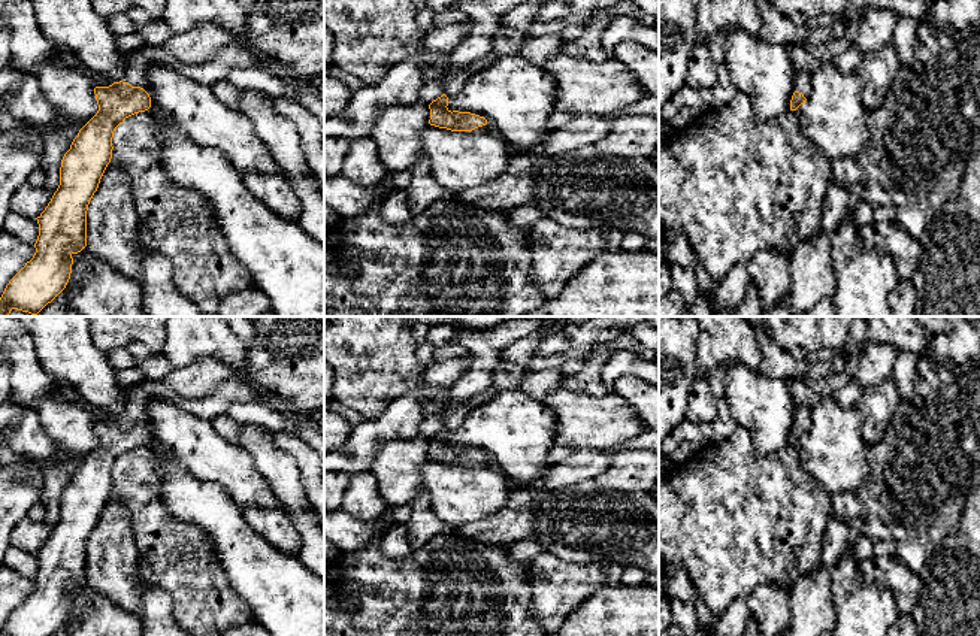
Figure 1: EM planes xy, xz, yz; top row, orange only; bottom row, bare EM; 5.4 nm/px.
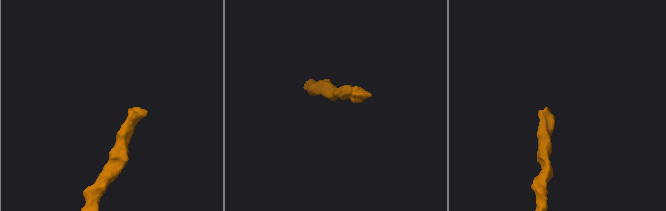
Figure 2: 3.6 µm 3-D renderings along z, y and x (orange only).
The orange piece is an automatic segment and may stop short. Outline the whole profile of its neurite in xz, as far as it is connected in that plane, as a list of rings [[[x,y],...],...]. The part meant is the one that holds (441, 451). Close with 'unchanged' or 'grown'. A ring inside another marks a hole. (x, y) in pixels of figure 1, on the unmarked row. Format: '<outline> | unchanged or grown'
[[[442,428],[429,439],[430,460],[447,463],[451,466],[489,467],[503,473],[499,463],[494,458],[489,457],[484,451],[471,446],[459,446],[459,445],[451,446],[447,440],[448,431],[445,428]]] | grown

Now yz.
[[[789,379],[787,387],[795,403],[795,427],[790,434],[790,445],[796,445],[811,428],[811,411],[820,396],[802,381]]] | grown

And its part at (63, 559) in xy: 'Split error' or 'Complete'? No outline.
Split error

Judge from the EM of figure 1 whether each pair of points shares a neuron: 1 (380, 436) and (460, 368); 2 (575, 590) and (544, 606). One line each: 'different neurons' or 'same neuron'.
1: same neuron
2: same neuron

